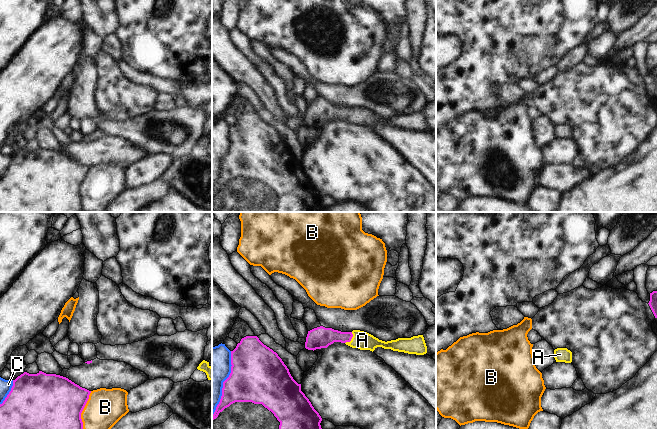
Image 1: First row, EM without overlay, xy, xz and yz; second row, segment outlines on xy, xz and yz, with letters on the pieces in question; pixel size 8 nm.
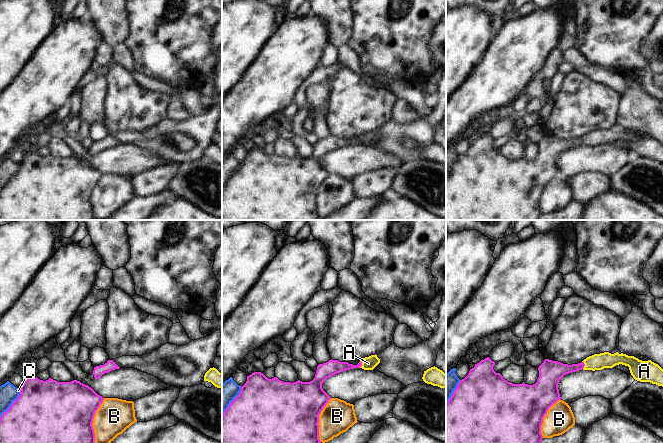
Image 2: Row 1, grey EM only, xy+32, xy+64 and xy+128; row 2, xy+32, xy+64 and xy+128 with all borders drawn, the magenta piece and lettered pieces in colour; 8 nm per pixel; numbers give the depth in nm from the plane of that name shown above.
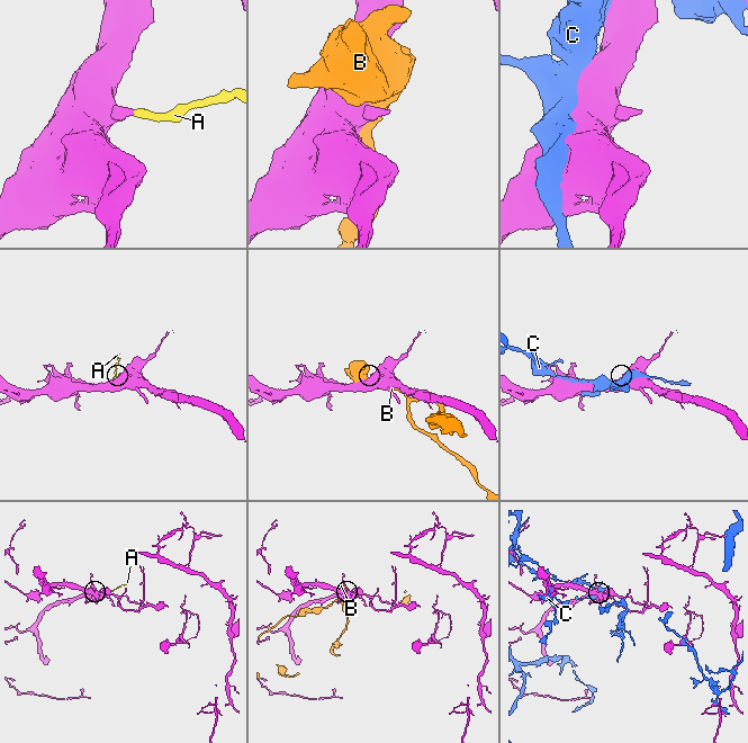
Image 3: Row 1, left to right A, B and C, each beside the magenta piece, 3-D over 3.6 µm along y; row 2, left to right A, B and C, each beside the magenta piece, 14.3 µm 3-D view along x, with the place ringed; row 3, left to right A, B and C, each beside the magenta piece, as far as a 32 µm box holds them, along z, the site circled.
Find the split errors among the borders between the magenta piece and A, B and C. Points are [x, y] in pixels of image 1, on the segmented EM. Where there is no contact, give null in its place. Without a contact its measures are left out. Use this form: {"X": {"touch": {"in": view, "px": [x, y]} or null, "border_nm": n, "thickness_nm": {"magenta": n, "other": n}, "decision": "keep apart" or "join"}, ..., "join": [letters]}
{"A": {"touch": {"in": "xz", "px": [351, 338]}, "border_nm": 110, "thickness_nm": {"magenta": 170, "other": 150}, "decision": "join"}, "B": {"touch": {"in": "xy", "px": [82, 410]}, "border_nm": 320, "thickness_nm": {"magenta": 440, "other": 300}, "decision": "keep apart"}, "C": {"touch": {"in": "xy", "px": [9, 392]}, "border_nm": 220, "thickness_nm": {"magenta": 440, "other": 100}, "decision": "keep apart"}, "join": ["A"]}

